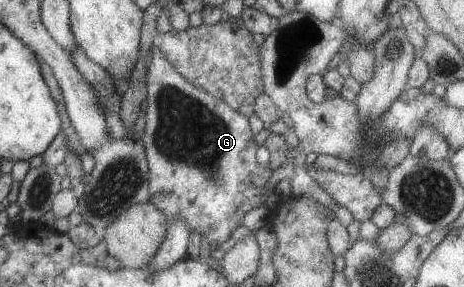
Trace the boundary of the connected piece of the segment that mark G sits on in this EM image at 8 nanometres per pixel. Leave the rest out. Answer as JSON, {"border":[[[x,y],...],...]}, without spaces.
{"border":[[[157,46],[151,47],[149,56],[150,59],[145,68],[145,85],[147,88],[147,96],[145,98],[147,106],[145,111],[145,128],[139,138],[145,150],[147,170],[149,172],[147,187],[151,195],[148,197],[147,203],[161,210],[167,218],[168,223],[173,219],[184,219],[185,225],[189,228],[190,232],[198,232],[202,242],[208,244],[212,255],[217,255],[217,248],[220,246],[220,243],[224,242],[224,240],[230,236],[232,230],[238,225],[241,225],[242,217],[249,210],[261,206],[268,207],[272,210],[272,206],[279,203],[281,198],[274,189],[271,194],[264,192],[264,186],[266,186],[266,180],[271,176],[271,170],[268,167],[264,168],[260,166],[258,161],[254,159],[254,154],[257,151],[257,143],[254,141],[254,133],[251,131],[249,120],[244,115],[236,112],[233,108],[230,108],[226,103],[204,92],[200,87],[191,85],[183,76],[180,76],[180,73],[163,57],[161,50]]]}

